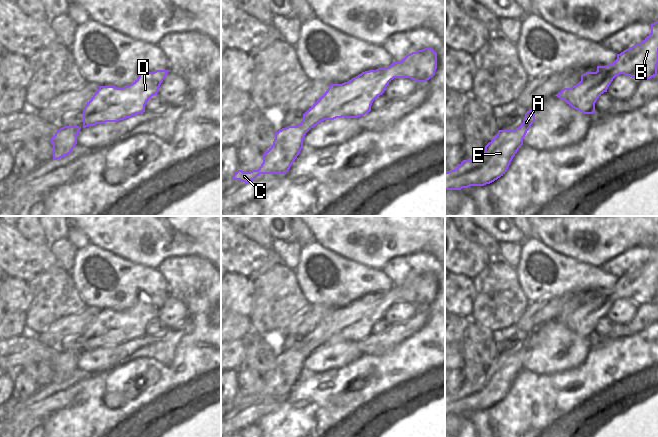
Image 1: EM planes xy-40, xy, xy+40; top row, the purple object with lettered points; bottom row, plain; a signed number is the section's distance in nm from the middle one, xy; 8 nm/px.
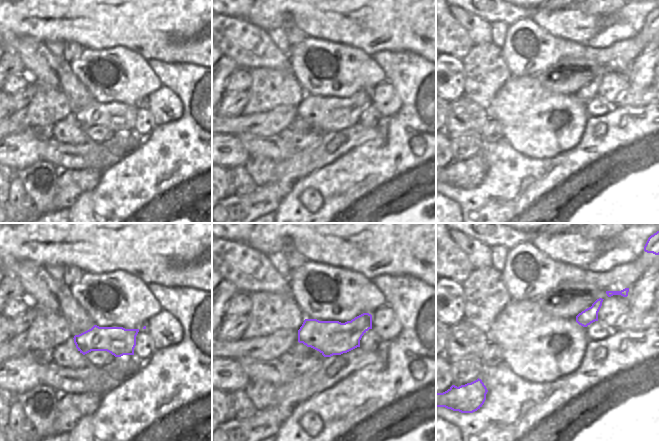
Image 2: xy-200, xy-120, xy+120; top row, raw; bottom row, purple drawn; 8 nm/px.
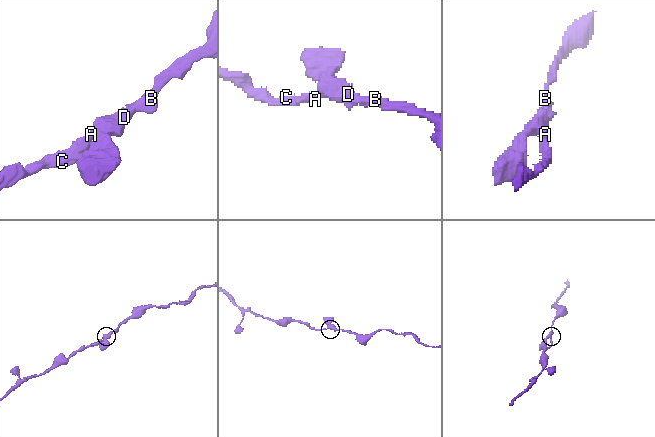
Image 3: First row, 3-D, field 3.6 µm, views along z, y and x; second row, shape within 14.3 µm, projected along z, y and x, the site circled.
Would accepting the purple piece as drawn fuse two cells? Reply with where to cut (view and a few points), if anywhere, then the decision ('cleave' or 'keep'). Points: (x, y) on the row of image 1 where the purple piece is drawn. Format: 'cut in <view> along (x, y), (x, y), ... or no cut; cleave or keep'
no cut; keep

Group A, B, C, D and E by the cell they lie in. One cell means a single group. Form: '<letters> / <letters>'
A B C D E

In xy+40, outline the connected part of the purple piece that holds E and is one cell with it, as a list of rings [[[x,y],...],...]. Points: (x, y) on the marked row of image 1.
[[[529,110],[518,128],[499,130],[480,158],[463,160],[454,170],[445,172],[445,190],[484,186],[503,176],[534,121],[535,113]]]

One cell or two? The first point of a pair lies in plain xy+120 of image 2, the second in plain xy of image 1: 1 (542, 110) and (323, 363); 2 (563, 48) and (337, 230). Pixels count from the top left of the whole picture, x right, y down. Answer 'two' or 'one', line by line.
1: one
2: two

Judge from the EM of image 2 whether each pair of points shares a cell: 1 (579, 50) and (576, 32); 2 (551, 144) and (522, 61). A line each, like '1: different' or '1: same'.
1: different
2: different

